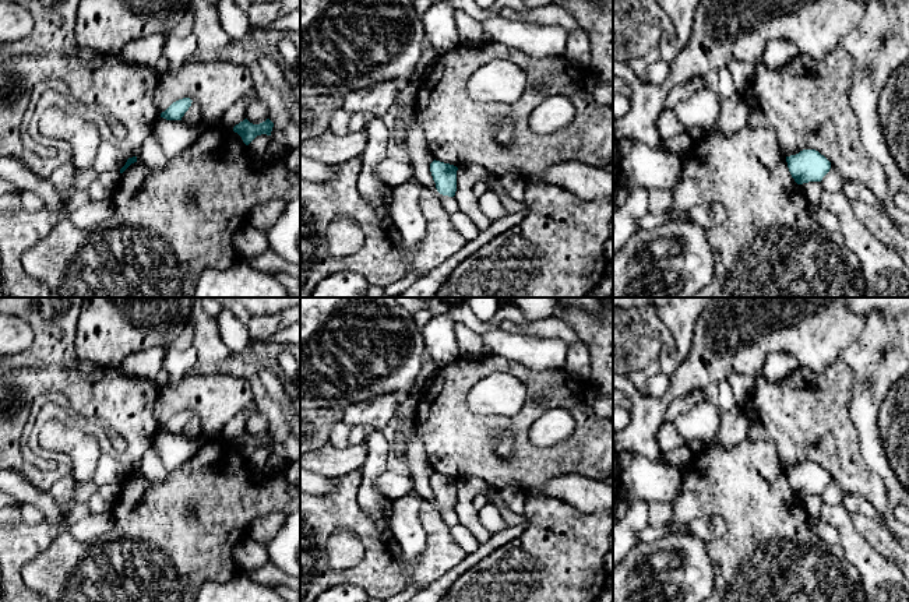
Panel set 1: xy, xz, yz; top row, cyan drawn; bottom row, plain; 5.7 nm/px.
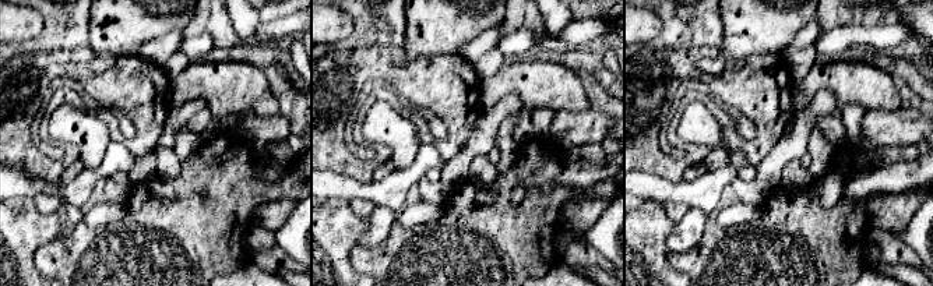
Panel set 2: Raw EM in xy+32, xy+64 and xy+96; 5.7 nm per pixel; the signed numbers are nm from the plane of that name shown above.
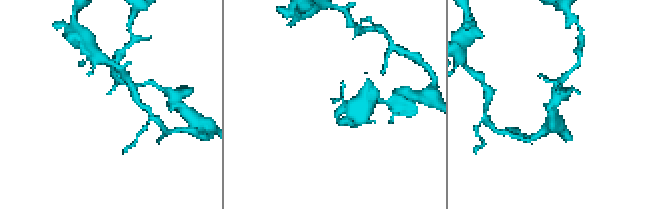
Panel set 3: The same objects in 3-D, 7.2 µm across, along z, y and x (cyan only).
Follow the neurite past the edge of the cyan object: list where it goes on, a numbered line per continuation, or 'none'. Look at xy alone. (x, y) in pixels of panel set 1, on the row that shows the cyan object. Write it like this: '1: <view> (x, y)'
none

